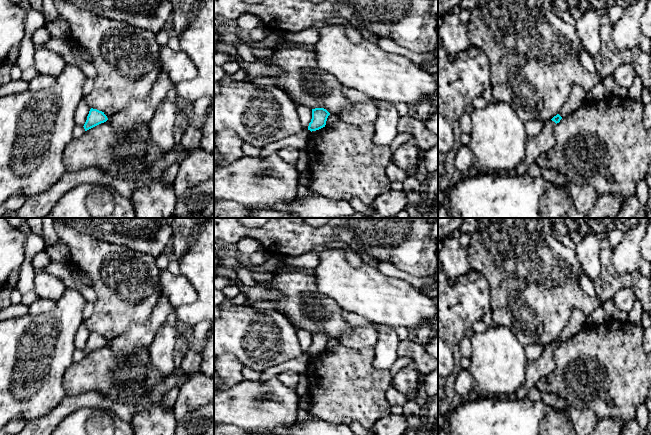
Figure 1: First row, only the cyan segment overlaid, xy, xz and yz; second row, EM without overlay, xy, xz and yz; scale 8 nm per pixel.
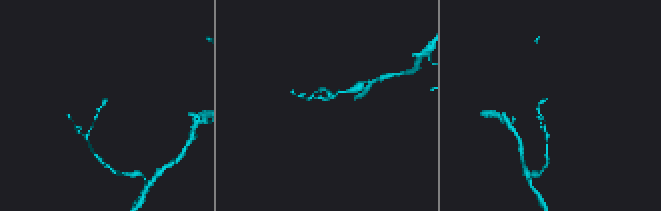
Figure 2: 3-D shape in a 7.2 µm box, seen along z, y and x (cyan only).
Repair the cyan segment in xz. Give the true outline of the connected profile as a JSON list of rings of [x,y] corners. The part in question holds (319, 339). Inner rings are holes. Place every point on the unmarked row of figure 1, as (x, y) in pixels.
[[[324,332],[312,333],[312,343],[309,347],[308,354],[312,356],[325,351],[329,339],[330,337]]]

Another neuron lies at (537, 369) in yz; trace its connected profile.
[[[552,344],[544,346],[542,355],[527,364],[527,379],[516,391],[517,399],[527,398],[529,390],[536,387],[536,384],[545,376],[550,374],[555,367],[554,351],[556,347]]]

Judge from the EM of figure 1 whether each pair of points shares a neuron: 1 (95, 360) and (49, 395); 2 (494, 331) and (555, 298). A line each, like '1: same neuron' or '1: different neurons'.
1: different neurons
2: different neurons

